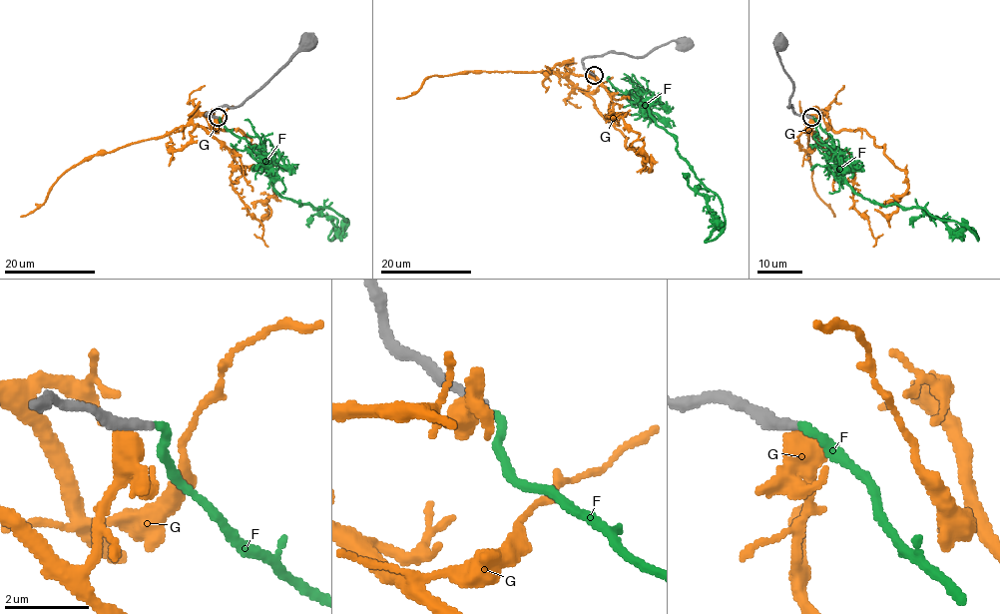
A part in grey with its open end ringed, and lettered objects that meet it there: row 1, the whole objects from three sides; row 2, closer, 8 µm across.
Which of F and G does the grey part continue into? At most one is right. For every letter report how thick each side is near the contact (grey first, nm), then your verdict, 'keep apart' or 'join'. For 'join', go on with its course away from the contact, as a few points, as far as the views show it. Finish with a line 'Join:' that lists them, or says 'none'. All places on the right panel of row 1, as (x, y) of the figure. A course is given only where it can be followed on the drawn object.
F: 240 nm thick on the grey side, 190 nm on the other; join; it runs (812, 117), (832, 140), (846, 183), (862, 196), (874, 203), (923, 208), (954, 230), (971, 228), (978, 241)
G: 280 nm thick on the grey side, 550 nm on the other; keep apart
Join: F

